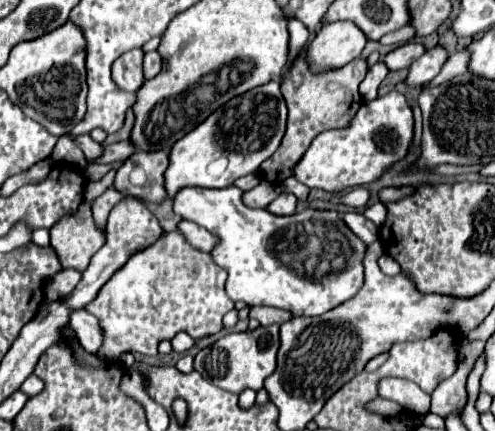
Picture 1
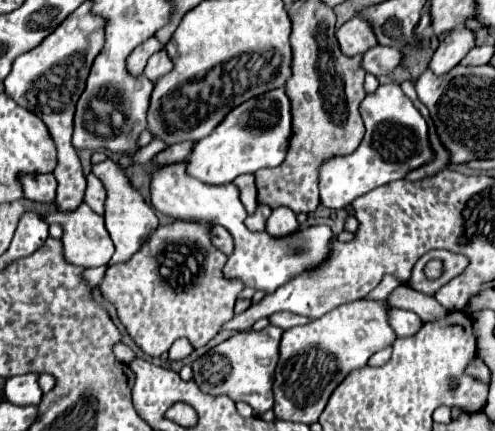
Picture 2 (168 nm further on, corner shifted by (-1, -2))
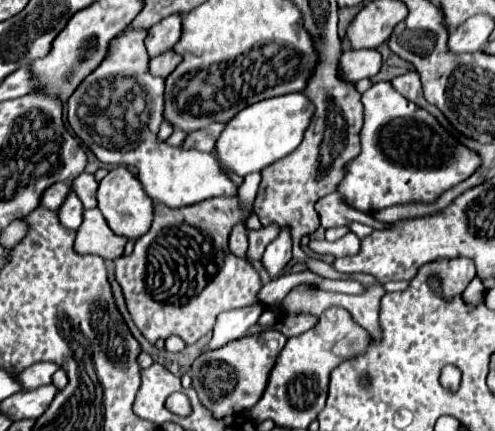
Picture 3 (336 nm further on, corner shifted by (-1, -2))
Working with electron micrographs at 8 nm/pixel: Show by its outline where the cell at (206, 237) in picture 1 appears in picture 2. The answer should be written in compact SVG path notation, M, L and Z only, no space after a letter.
M215 225L215 227L211 229L211 243L213 243L215 247L219 247L225 255L231 255L231 253L233 253L233 239L231 239L229 231L223 229L221 225Z

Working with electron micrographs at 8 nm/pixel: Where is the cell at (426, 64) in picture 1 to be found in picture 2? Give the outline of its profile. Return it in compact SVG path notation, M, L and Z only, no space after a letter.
M461 29L461 31L451 31L437 47L429 61L429 71L435 75L449 73L475 45L475 35L471 29Z

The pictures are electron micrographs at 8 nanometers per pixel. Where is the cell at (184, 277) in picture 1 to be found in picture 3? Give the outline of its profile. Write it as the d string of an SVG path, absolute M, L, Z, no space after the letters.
M237 195L213 197L179 209L169 209L167 205L155 203L155 217L151 229L137 239L131 255L123 255L115 259L115 277L123 287L129 313L147 341L155 343L159 337L167 339L169 335L179 335L185 343L191 345L213 329L219 313L259 303L257 293L263 287L259 273L245 259L231 255L227 247L231 229L237 223L245 223L251 213L253 213L253 205L243 207Z

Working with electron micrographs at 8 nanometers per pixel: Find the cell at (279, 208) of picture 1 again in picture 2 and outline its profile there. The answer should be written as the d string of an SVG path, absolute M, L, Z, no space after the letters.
M287 207L273 209L271 217L267 219L267 233L271 233L273 237L289 235L297 229L299 229L299 223L295 219L295 213L291 213L291 209L287 209Z

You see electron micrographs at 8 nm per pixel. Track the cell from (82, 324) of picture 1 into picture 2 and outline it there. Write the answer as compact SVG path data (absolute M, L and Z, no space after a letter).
M115 343L115 345L113 345L113 353L115 353L115 357L117 357L119 361L123 361L123 363L129 363L129 361L135 357L135 353L133 353L127 345L123 345L123 343Z

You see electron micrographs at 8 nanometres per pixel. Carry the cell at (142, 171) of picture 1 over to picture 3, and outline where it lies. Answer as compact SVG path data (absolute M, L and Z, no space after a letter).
M215 123L215 125L207 125L207 129L199 129L195 133L189 133L183 147L187 149L199 149L205 153L213 153L215 149L215 141L219 139L219 133L225 129L225 123Z

